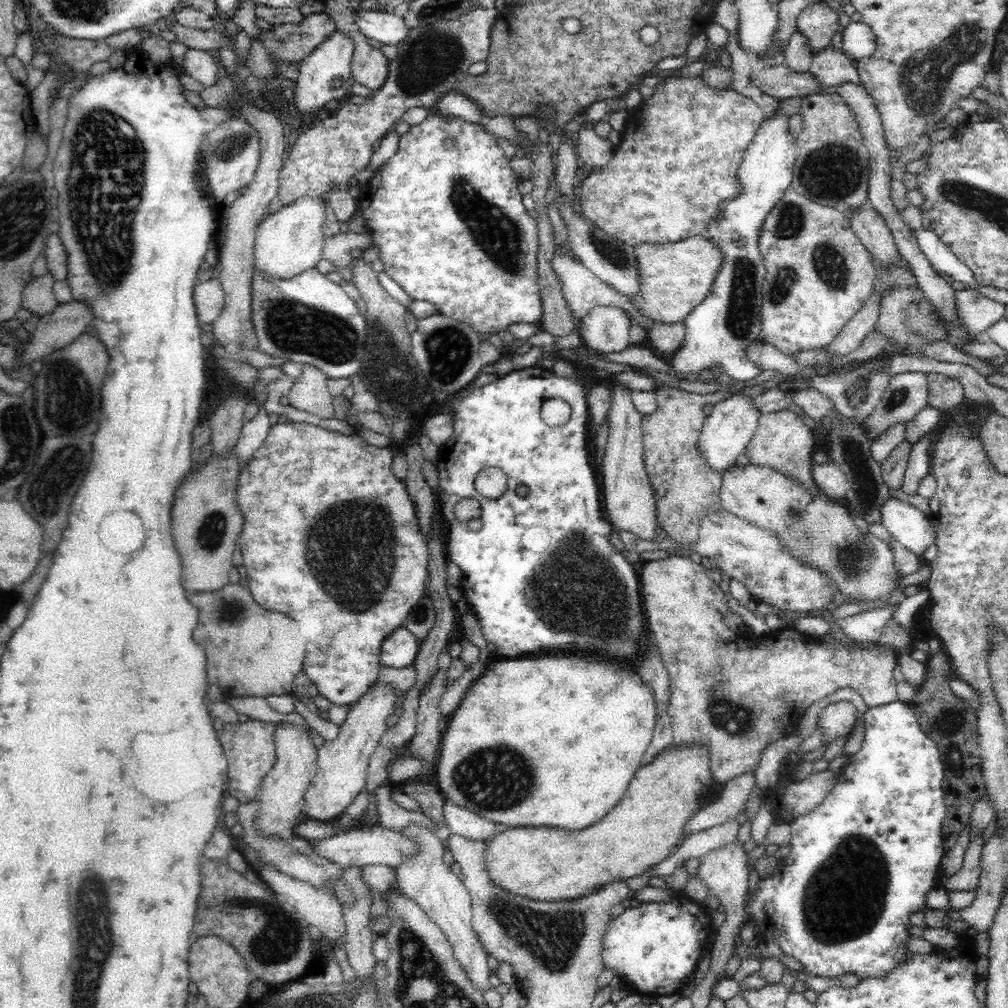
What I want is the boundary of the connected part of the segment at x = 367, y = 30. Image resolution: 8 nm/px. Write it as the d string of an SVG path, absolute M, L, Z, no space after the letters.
M356 6L357 14L355 24L364 37L378 40L388 46L397 46L409 36L409 29L405 21L399 18L390 9L380 10L372 8L371 10Z

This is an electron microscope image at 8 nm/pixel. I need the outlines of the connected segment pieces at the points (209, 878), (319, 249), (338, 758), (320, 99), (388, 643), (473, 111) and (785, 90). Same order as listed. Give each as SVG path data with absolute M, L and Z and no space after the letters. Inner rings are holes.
M204 858L200 863L201 891L193 931L200 936L218 936L228 942L245 960L253 978L263 980L269 987L282 986L302 977L316 963L312 960L314 931L306 920L298 916L290 903L280 901L265 885L250 882L242 873L232 869L226 859Z
M309 196L283 206L274 213L268 213L261 220L253 244L252 267L264 279L290 280L300 272L315 268L322 259L325 234L321 222L324 220L324 208L321 200Z
M377 681L372 684L370 691L358 700L354 707L350 707L345 721L339 726L340 732L336 740L326 741L317 748L316 770L310 778L308 786L305 788L304 800L306 800L306 816L312 816L314 820L320 823L337 820L344 814L344 810L354 802L354 798L365 788L369 758L375 751L376 745L387 729L387 718L396 712L400 705L400 696L398 691L389 684Z
M336 30L335 34L302 59L299 75L294 86L294 106L302 116L314 116L330 100L340 100L352 92L353 86L350 63L353 58L354 43L346 35Z
M398 627L382 643L379 660L382 665L390 668L411 666L419 651L419 644L406 627Z
M458 88L452 92L445 92L444 96L437 100L436 106L442 116L455 117L474 124L480 123L484 118L484 112L478 102L460 92Z
M785 64L764 67L758 74L751 74L752 85L758 87L766 95L778 100L804 98L812 96L824 89L813 79L813 74L792 72Z

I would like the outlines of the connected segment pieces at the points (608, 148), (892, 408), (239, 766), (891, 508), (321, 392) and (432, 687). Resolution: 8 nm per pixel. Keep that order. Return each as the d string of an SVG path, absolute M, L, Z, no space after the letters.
M584 124L578 128L578 152L581 165L586 168L601 168L610 162L615 146L609 139L602 139L594 132L594 128Z
M903 372L891 376L888 388L882 393L878 404L871 415L863 418L860 423L866 437L871 443L881 438L893 424L906 424L916 416L919 410L928 406L927 380L924 372Z
M242 718L233 723L224 723L222 730L217 732L227 758L228 794L242 804L257 800L262 781L276 762L275 731L278 723L272 720Z
M891 498L882 506L882 524L910 552L921 556L935 542L936 531L925 512Z
M303 363L302 374L294 379L294 384L287 394L289 404L296 410L308 412L322 420L334 419L333 396L326 385L328 379L319 368Z
M438 670L430 678L430 682L422 688L418 698L416 730L412 740L409 740L404 747L409 756L417 758L423 764L423 771L410 781L428 782L426 778L435 768L436 748L440 746L438 731L438 719L442 717L440 698L448 686L445 672L446 670Z

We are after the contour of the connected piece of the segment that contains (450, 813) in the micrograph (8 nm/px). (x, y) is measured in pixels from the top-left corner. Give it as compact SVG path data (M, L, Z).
M446 800L443 806L443 816L450 832L473 841L486 841L494 836L494 823L482 818L476 813L456 806L451 800Z

